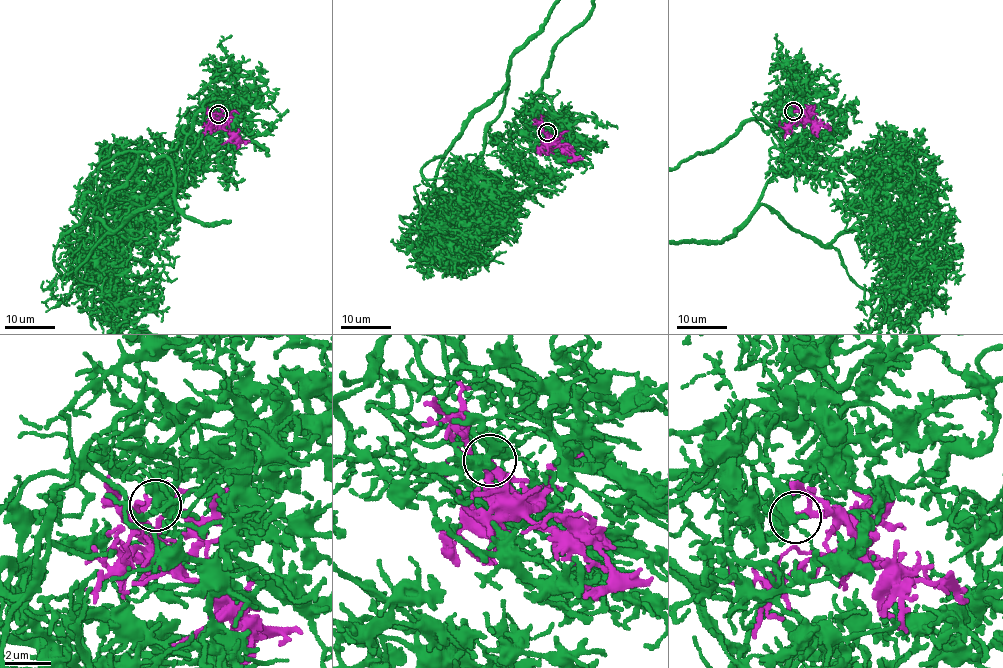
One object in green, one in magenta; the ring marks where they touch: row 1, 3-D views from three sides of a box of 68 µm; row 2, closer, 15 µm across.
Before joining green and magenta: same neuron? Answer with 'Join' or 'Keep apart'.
Join

